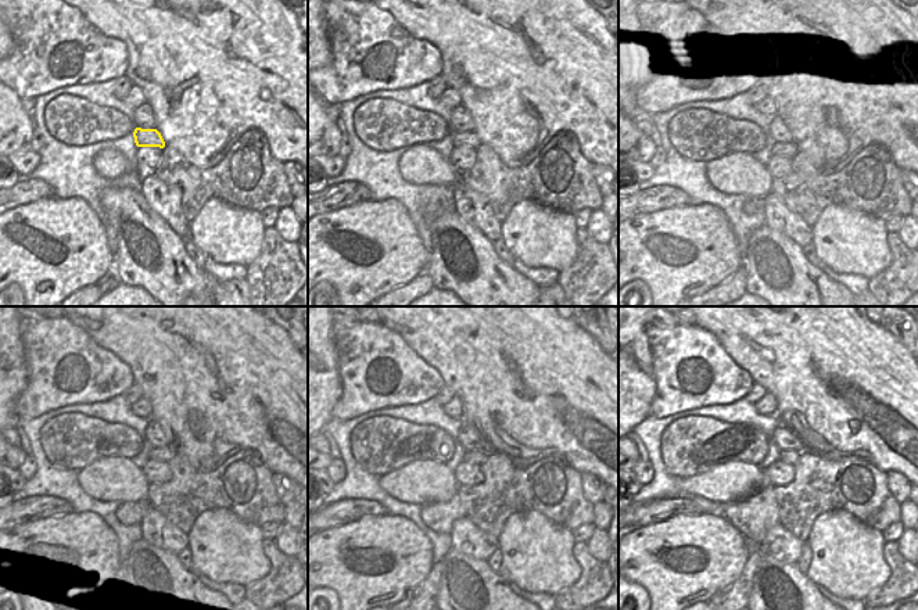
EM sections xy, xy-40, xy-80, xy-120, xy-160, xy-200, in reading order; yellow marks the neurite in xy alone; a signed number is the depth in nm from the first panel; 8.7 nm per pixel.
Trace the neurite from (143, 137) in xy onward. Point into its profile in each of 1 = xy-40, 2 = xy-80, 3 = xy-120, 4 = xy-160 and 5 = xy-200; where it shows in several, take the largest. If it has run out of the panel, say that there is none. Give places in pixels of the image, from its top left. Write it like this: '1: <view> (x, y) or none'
1: xy-40 (469, 137)
2: xy-80 (786, 149)
3: xy-120 (165, 454)
4: xy-160 (470, 456)
5: xy-200 (786, 456)

